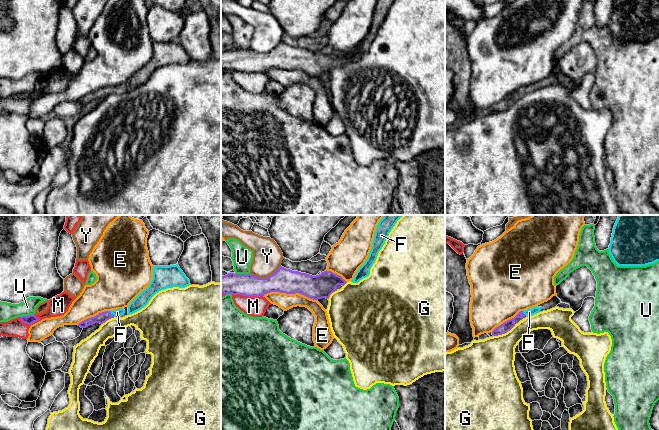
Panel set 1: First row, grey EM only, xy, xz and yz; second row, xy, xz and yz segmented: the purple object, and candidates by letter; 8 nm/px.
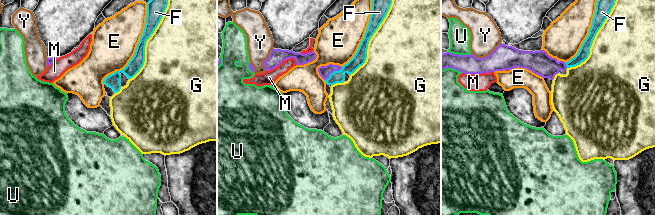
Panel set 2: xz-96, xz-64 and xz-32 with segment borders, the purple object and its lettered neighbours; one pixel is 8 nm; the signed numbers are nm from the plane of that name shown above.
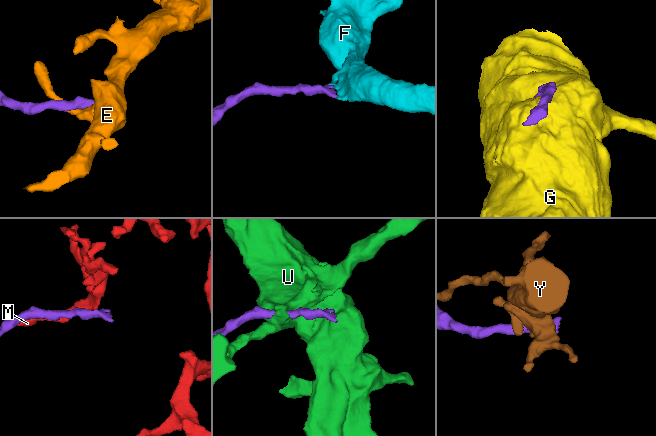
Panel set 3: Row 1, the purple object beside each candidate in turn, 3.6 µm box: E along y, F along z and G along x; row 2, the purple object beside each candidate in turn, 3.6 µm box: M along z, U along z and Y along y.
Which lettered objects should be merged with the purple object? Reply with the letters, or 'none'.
F

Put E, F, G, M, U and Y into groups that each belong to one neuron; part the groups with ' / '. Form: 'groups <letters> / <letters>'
groups E / F / G / M / U / Y

